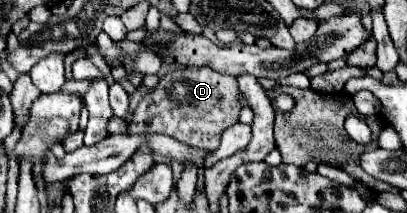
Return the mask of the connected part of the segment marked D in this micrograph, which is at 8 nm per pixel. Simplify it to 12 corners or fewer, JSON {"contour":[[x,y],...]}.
{"contour":[[174,69],[142,97],[130,135],[214,151],[238,123],[236,77]]}

